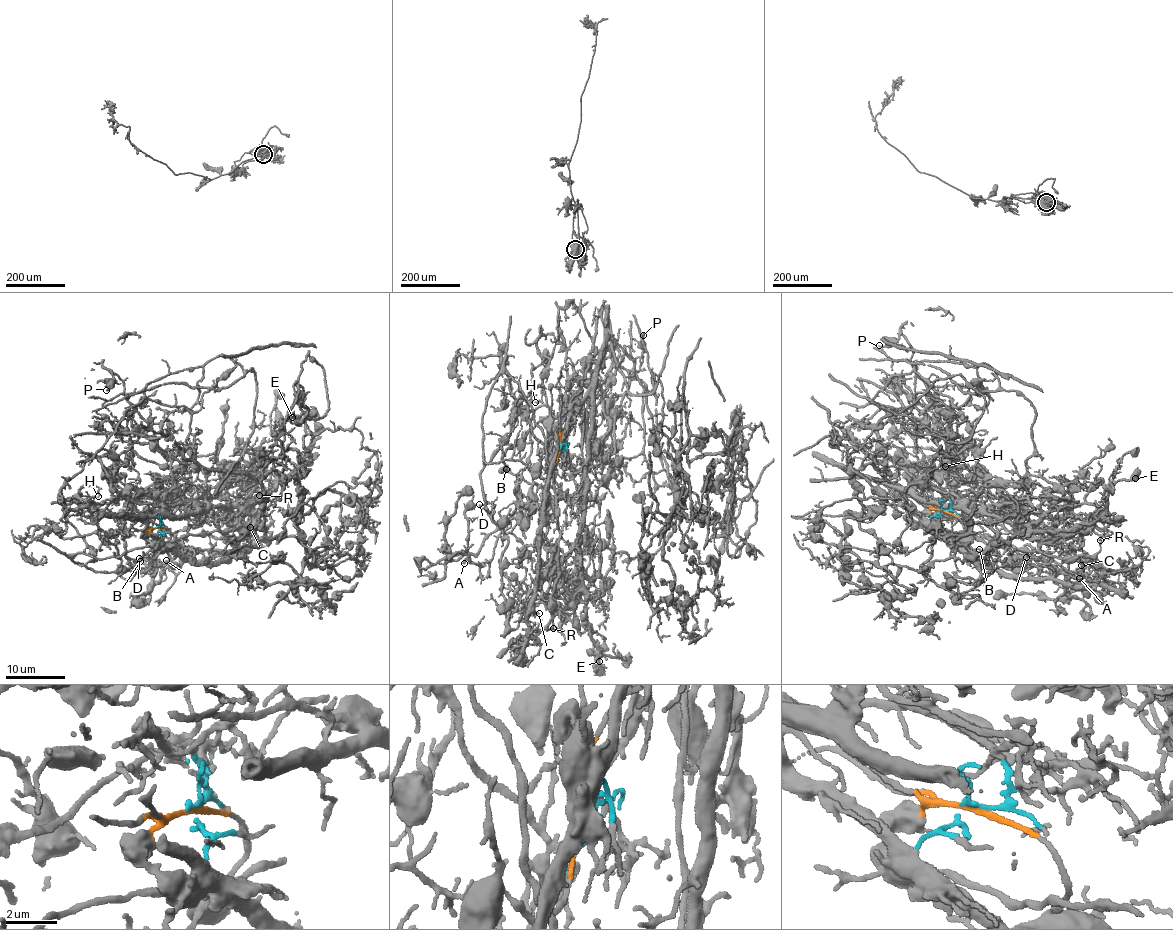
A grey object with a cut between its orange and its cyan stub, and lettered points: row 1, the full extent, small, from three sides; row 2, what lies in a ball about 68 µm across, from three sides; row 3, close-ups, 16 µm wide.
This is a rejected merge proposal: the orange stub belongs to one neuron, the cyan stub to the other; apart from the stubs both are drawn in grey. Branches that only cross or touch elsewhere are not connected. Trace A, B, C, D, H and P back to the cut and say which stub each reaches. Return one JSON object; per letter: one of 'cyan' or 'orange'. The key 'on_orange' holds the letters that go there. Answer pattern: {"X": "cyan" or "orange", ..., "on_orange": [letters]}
{"A": "orange", "B": "orange", "C": "cyan", "D": "orange", "H": "orange", "P": "orange", "on_orange": ["A", "B", "D", "H", "P"]}

